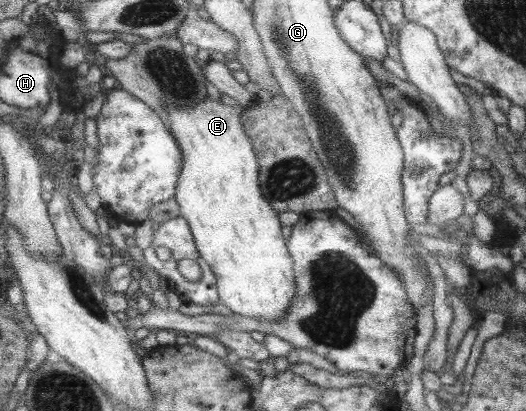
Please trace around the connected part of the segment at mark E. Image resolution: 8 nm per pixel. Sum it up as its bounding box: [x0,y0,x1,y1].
[164,95,296,323]

